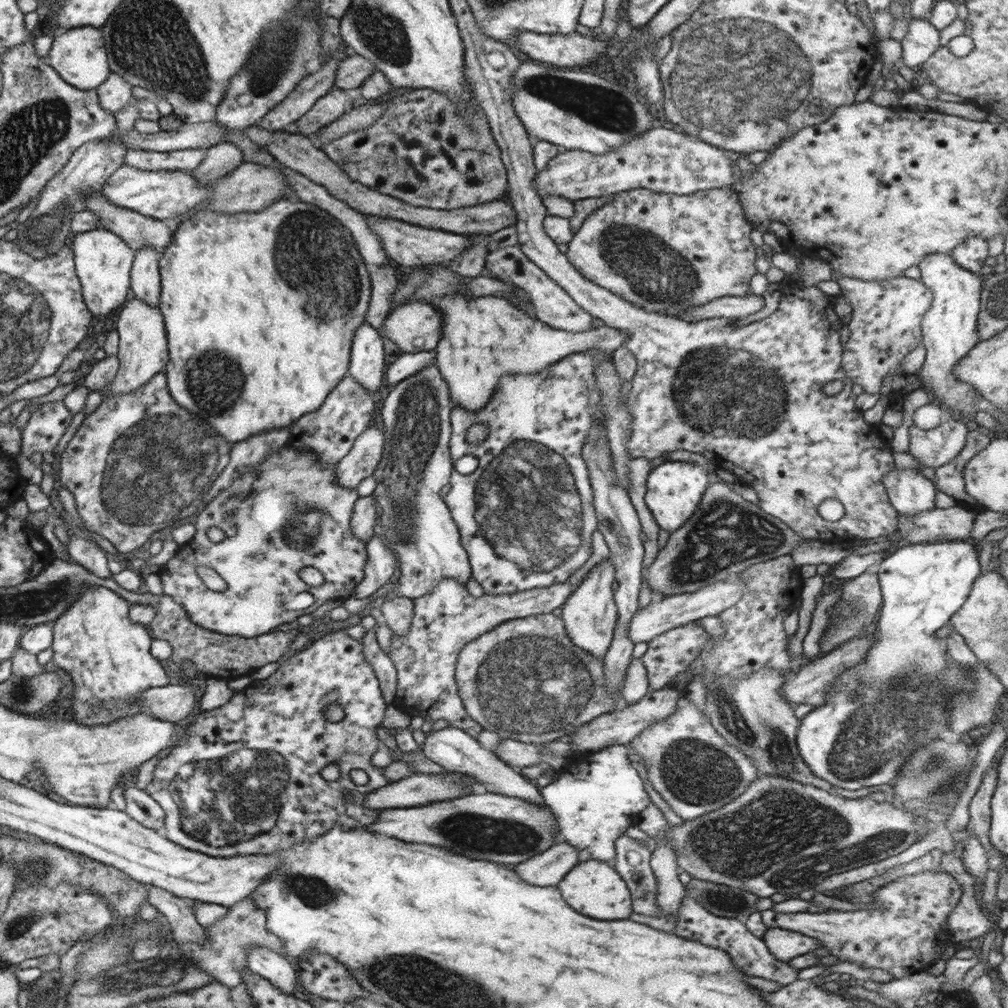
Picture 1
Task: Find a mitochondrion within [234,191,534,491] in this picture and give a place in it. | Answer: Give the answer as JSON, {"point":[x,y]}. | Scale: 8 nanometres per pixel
{"point":[312,239]}

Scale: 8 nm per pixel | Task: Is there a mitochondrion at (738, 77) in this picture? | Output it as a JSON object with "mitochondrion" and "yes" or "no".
{"mitochondrion":"yes"}

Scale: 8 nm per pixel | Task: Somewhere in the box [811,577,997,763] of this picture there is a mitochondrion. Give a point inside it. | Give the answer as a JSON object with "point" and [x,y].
{"point":[973,681]}

